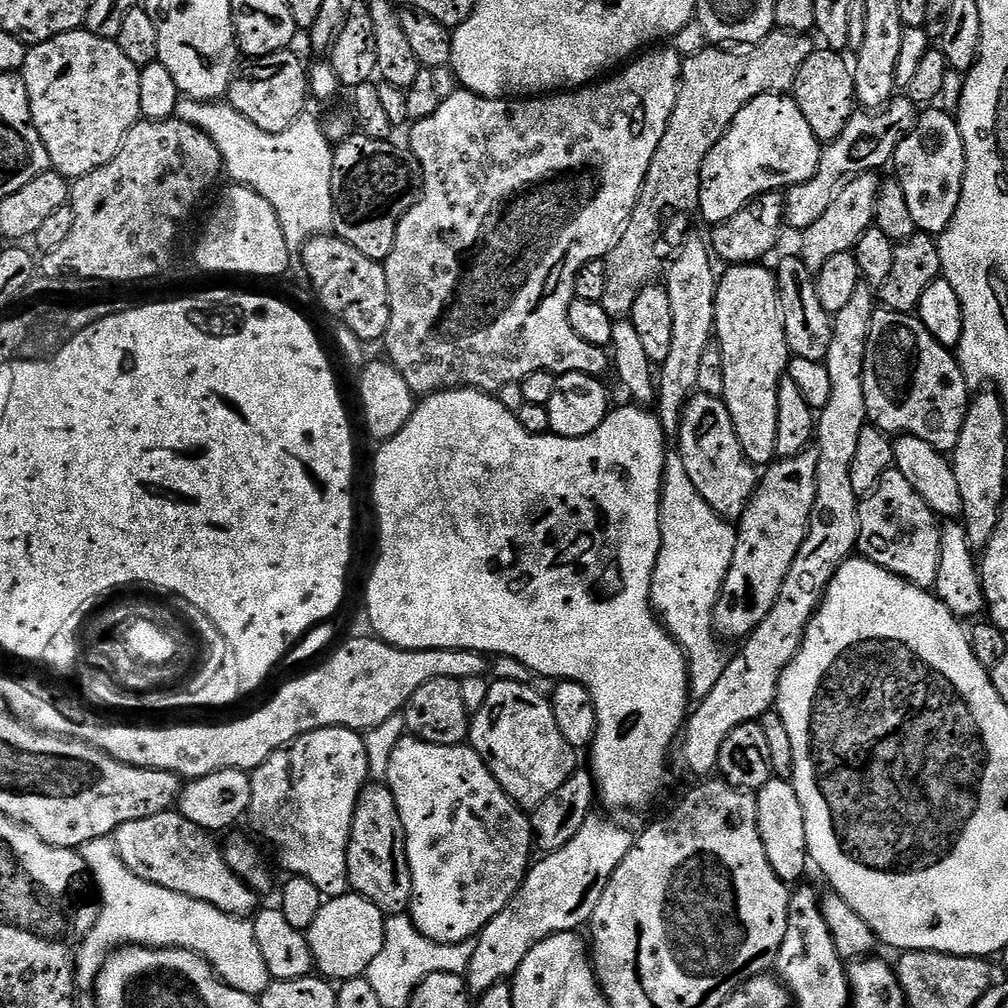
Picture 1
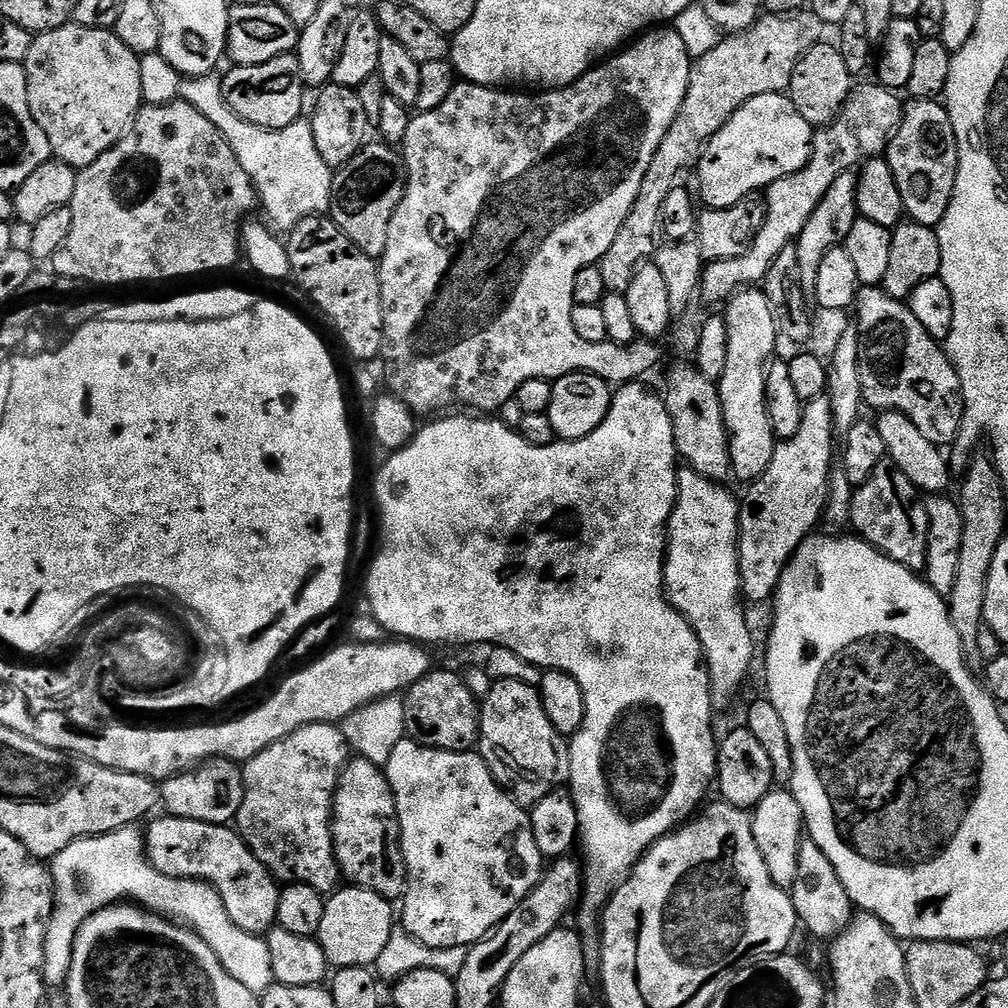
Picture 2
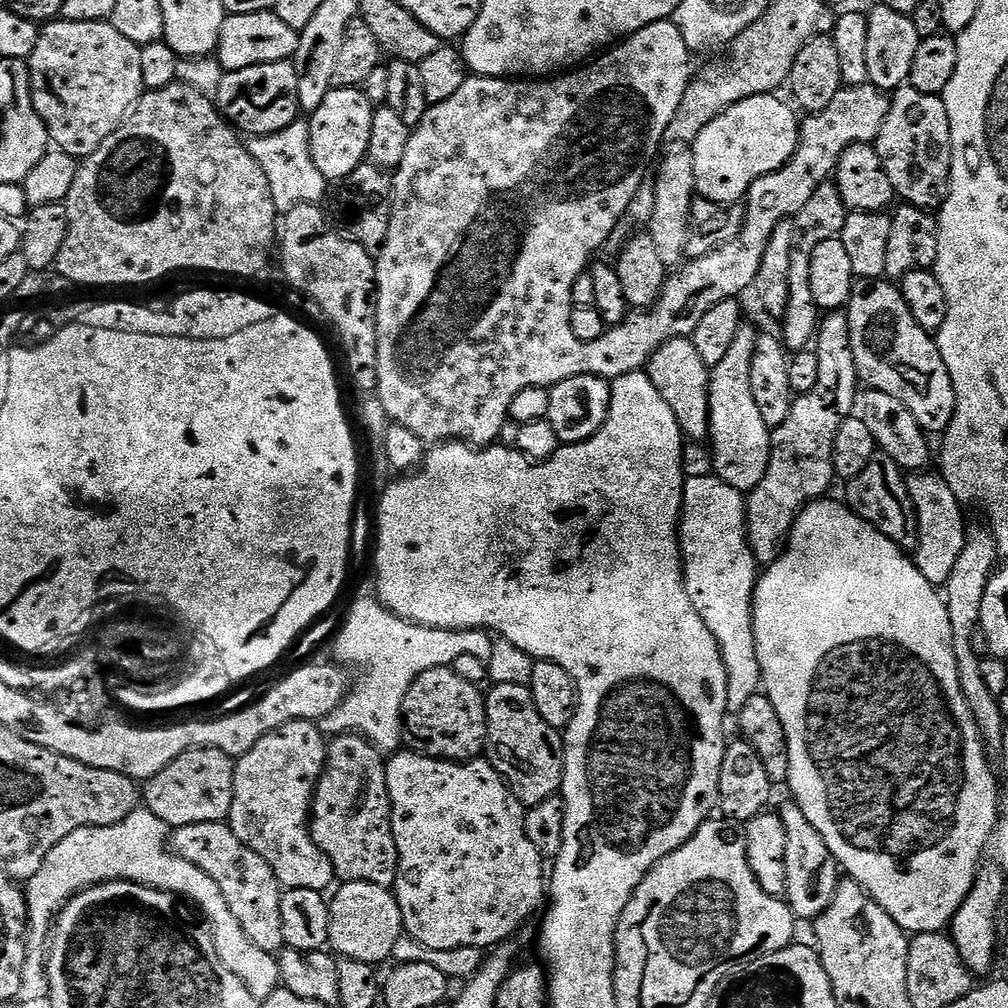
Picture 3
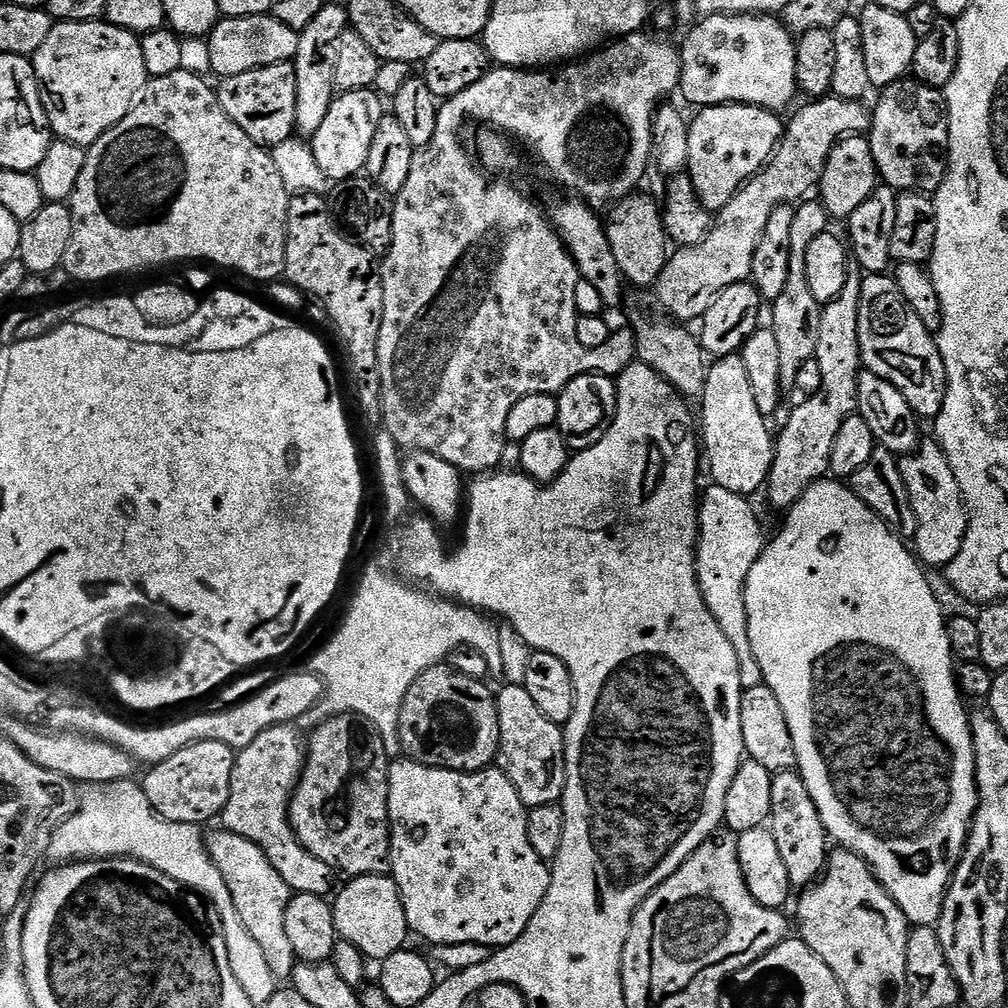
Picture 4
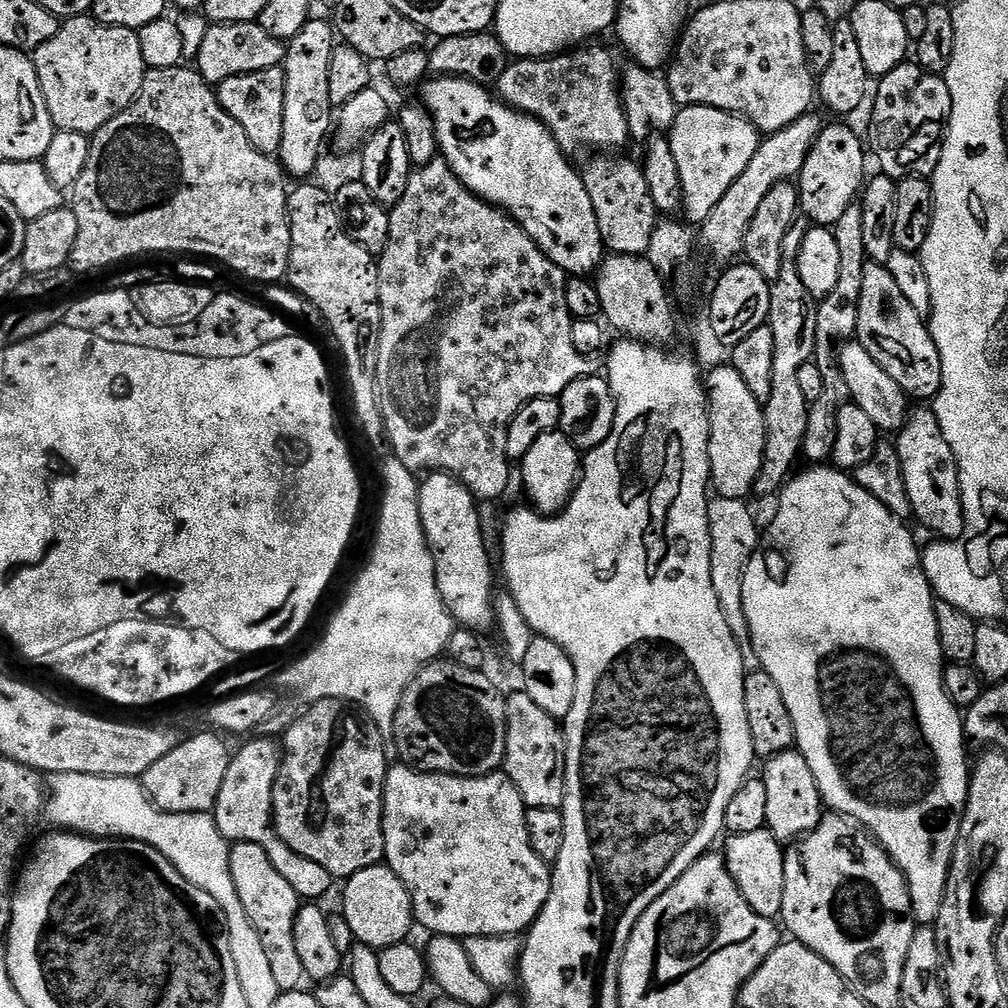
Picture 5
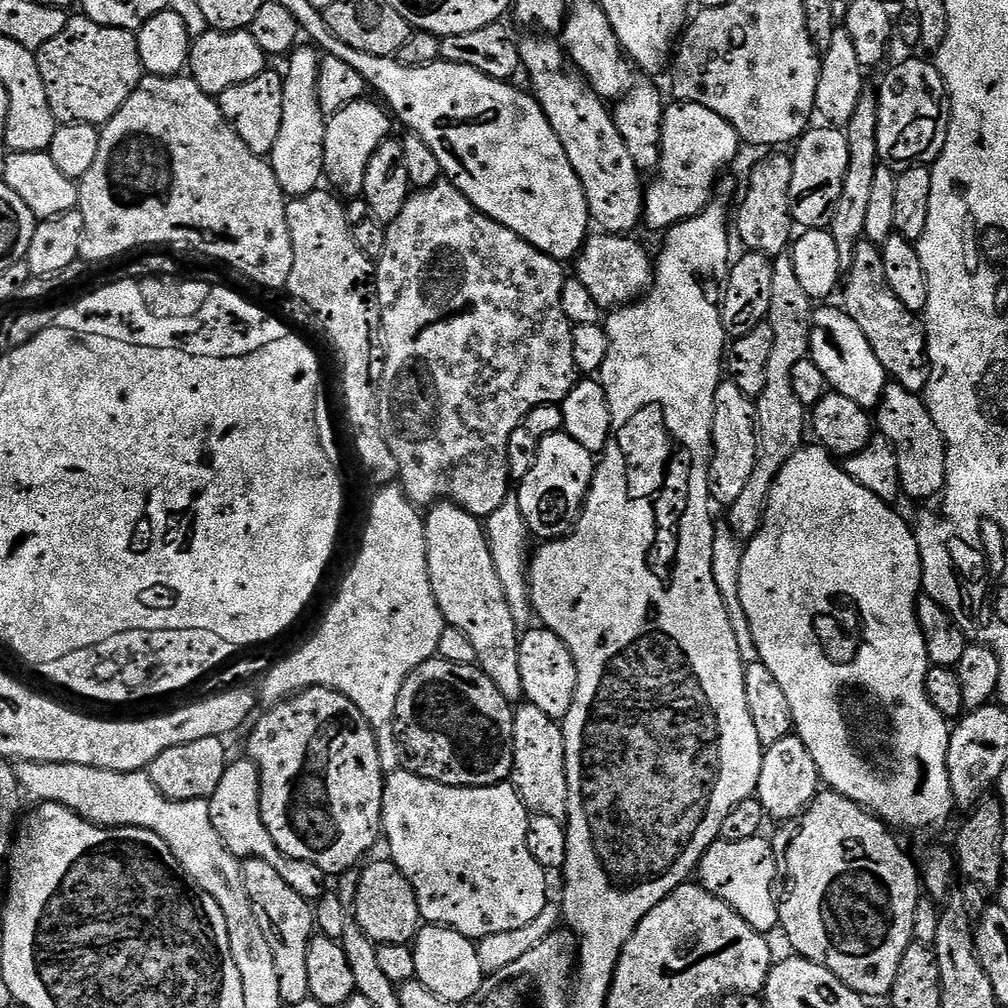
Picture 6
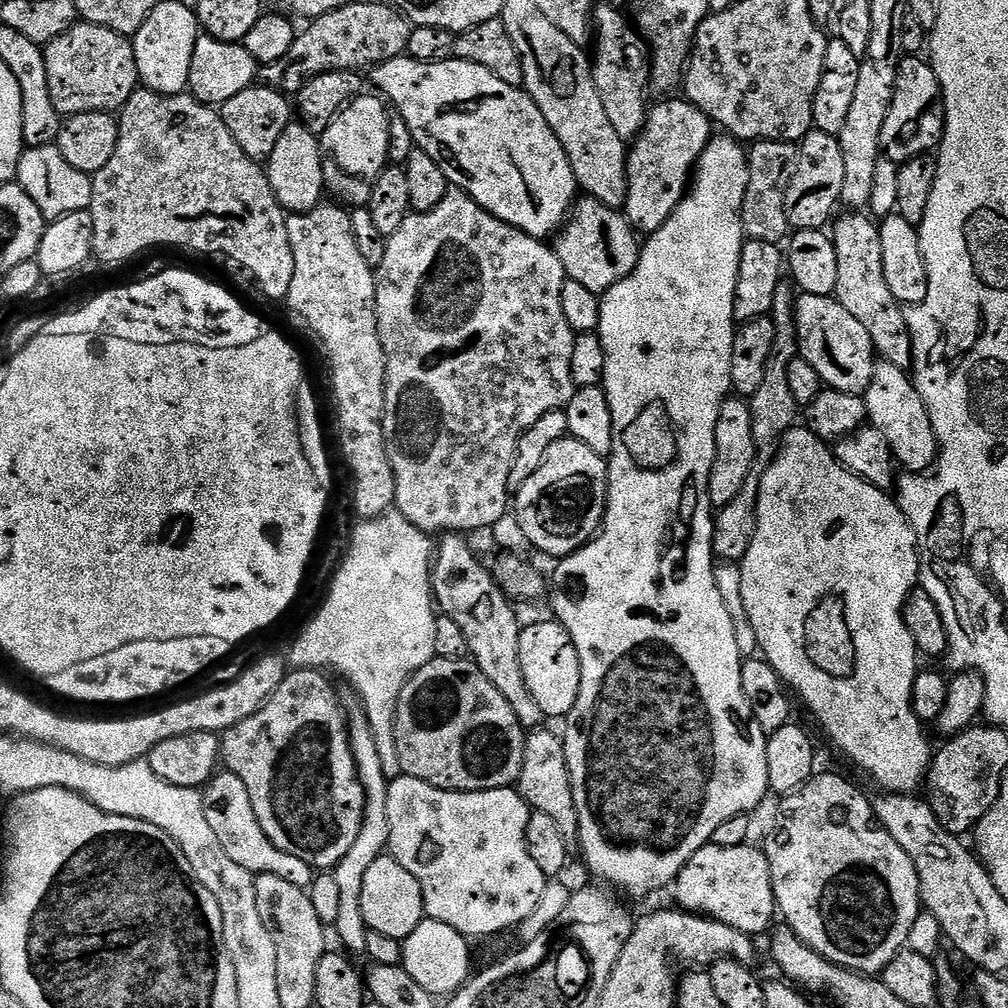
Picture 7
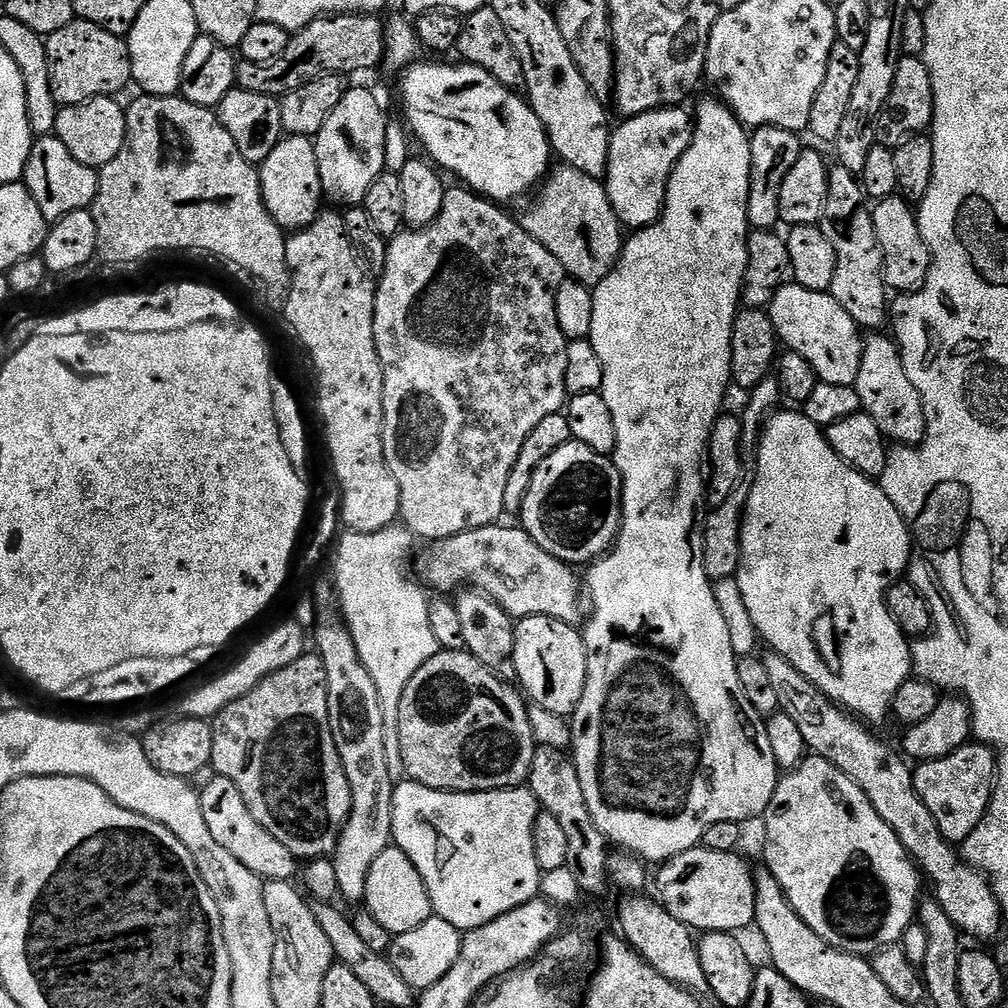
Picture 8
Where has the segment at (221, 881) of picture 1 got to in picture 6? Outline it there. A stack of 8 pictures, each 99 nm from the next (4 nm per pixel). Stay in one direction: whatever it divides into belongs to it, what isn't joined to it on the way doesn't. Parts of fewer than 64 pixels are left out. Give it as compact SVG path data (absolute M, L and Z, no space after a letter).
M245 860L242 864L244 873L244 885L246 892L250 894L250 902L256 908L257 916L263 918L270 925L271 931L276 931L275 939L278 941L278 951L276 962L280 966L282 980L285 985L305 983L308 971L306 970L306 960L308 958L308 944L311 942L314 929L316 928L316 914L313 901L302 898L274 866L265 860Z

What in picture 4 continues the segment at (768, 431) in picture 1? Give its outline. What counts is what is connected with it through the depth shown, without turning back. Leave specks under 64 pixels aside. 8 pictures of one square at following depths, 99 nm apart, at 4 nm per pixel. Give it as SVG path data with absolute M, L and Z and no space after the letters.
M738 354L719 357L709 367L702 403L704 417L699 417L698 424L702 429L702 452L706 457L706 468L712 471L711 483L739 496L755 497L755 492L759 488L761 491L768 483L774 436L768 433L769 421L754 403L750 378Z

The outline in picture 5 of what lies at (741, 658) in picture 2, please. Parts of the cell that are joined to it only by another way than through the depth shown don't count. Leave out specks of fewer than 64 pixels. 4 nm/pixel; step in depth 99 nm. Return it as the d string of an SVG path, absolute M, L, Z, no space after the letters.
M716 498L709 503L708 520L710 522L710 538L712 539L712 581L714 594L718 594L718 602L722 606L722 614L726 614L726 626L734 634L744 659L745 673L761 671L760 659L752 645L752 635L746 622L746 614L742 606L742 578L746 574L746 566L760 545L761 529L756 529L756 520L752 517L749 505L743 500L734 498Z

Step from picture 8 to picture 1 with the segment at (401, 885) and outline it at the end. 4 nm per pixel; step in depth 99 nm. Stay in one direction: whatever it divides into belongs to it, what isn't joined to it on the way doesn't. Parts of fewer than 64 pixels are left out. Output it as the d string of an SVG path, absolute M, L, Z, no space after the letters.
M349 894L325 899L318 918L314 918L306 933L315 971L332 982L364 976L370 962L378 958L378 950L382 950L385 919L385 913L365 896Z

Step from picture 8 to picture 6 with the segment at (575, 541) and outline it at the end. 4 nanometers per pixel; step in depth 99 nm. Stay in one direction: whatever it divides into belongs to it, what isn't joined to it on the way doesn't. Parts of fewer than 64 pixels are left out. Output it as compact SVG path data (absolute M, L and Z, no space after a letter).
M551 432L549 436L542 438L538 454L534 458L534 466L515 489L522 518L529 533L537 541L558 540L576 527L576 521L584 510L584 502L588 499L588 490L592 486L592 477L596 475L597 467L593 452L574 442L574 438L570 438L567 432Z

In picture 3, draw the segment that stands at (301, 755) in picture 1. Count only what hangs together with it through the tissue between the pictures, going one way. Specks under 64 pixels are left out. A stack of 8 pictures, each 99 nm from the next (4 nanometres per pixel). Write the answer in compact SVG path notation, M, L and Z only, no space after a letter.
M291 720L270 730L270 734L258 738L252 749L235 761L234 802L226 823L274 870L281 889L327 893L337 883L334 866L318 850L310 827L312 796L327 761L326 737L319 723L311 720Z

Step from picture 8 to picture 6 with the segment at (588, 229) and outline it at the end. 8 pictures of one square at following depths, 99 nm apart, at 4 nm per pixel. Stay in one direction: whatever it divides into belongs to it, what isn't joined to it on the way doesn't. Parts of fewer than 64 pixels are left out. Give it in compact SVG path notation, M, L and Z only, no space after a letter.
M597 231L595 234L589 235L588 239L584 241L584 247L574 261L575 279L580 280L586 290L590 290L590 298L594 298L594 302L602 310L625 307L641 299L649 291L654 275L654 260L651 255L648 257L647 250L638 241L632 239L636 238L628 234Z

